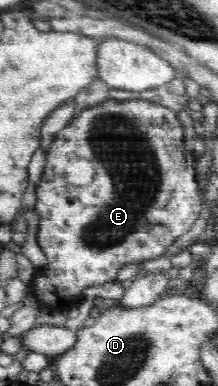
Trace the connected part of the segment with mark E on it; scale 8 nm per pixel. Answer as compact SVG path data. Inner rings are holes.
M111 97L76 113L69 125L56 134L50 149L46 151L45 168L36 186L34 207L39 217L36 239L47 257L47 263L37 270L29 288L41 311L68 312L76 306L80 293L86 287L116 280L118 269L123 265L157 259L178 237L194 227L194 221L202 211L196 170L192 163L186 161L188 155L184 157L182 149L176 149L174 145L172 151L176 153L176 159L172 159L172 155L160 147L158 141L162 139L152 143L144 125L132 115L126 103L118 103ZM78 157L85 157L94 166L95 174L88 185L74 186L66 182L66 165ZM152 225L163 225L168 231L163 235L152 235L148 231Z

